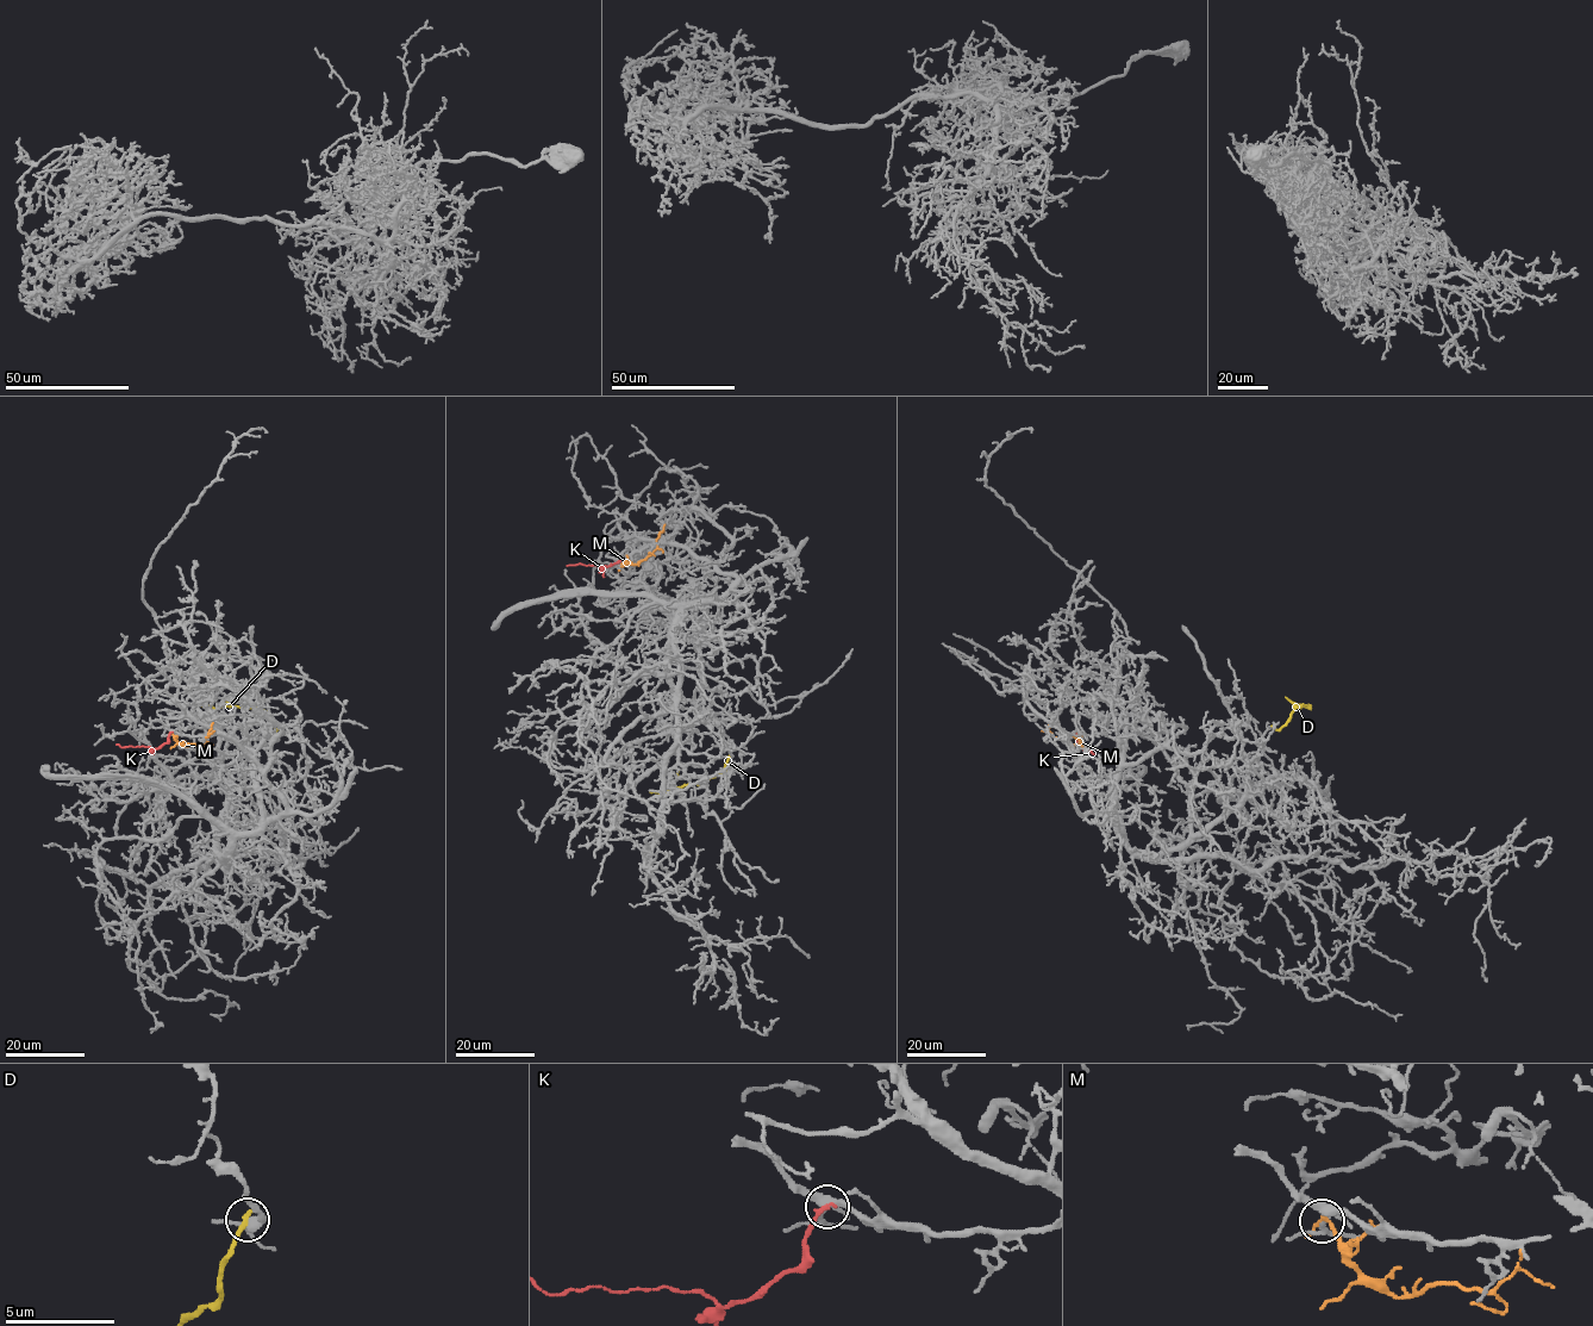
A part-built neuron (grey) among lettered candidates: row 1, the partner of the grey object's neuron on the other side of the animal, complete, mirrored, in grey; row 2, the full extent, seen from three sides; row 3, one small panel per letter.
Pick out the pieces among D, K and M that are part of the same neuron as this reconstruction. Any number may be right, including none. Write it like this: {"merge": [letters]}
{"merge": ["K"]}

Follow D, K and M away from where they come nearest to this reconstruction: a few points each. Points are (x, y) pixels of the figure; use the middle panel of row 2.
D: (730, 757), (725, 770), (713, 777), (672, 788), (666, 794), (649, 791)
K: (623, 559), (607, 566), (567, 565)
M: (622, 565), (645, 559), (657, 547), (656, 540), (663, 531)

